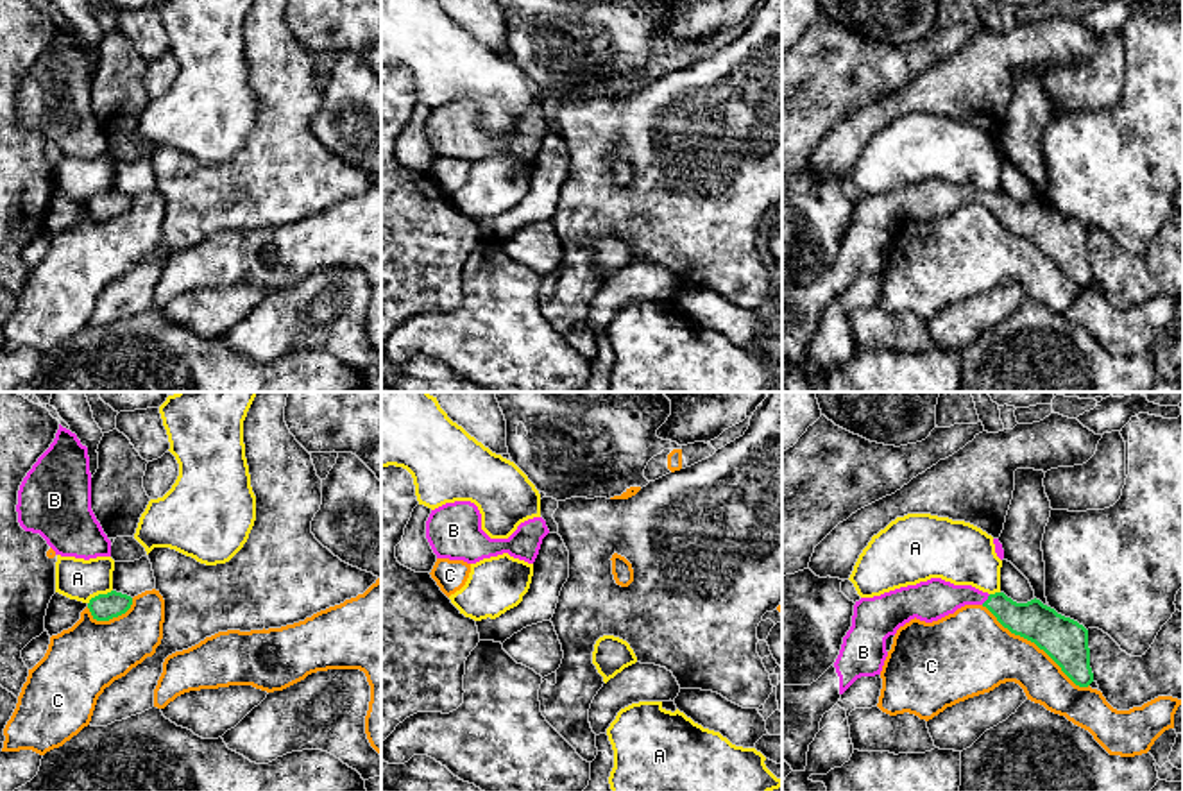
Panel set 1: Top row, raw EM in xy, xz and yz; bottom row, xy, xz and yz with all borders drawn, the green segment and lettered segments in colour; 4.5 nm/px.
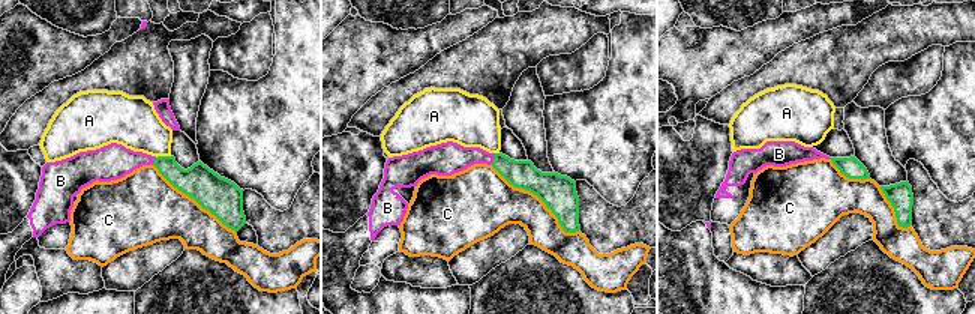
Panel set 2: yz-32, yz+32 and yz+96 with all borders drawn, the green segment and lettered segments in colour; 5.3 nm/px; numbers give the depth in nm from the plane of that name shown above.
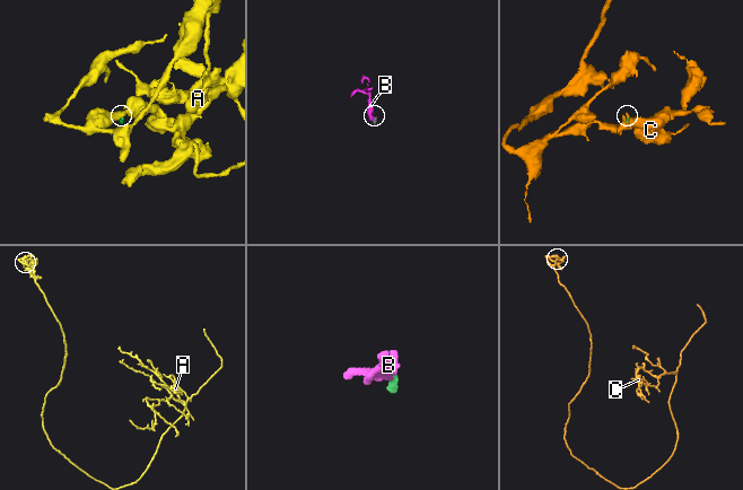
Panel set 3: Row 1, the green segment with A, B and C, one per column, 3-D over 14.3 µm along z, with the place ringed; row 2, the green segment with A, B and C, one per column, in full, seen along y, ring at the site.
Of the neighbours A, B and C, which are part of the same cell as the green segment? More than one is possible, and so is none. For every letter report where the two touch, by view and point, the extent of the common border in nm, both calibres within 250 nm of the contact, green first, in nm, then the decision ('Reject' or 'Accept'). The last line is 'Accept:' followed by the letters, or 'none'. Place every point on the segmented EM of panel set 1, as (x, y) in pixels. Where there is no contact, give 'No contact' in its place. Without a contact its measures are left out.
A: Touches green at xy (99, 595). Shared border 130 nm. Thickness 120 nm (green) against 190 nm. Reject
B: Touches green at yz (987, 600). Shared border 60 nm. Thickness 180 nm (green) against 180 nm. Accept
C: Touches green at yz (1035, 643). Shared border 600 nm. Thickness 200 nm (green) against 320 nm. Reject
Accept: B

